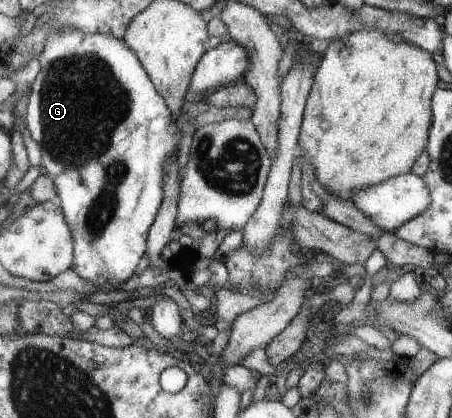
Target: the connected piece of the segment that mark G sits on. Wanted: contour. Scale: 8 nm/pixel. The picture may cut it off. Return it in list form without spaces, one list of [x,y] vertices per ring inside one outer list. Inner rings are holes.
[[[68,28],[62,30],[62,32],[56,32],[54,38],[46,44],[46,50],[40,55],[39,61],[42,68],[40,68],[40,73],[36,76],[34,83],[31,84],[32,92],[28,95],[29,102],[24,113],[25,128],[28,129],[31,138],[41,147],[41,166],[46,168],[48,178],[53,180],[57,202],[64,210],[70,229],[73,230],[76,240],[73,270],[88,284],[92,284],[96,290],[104,292],[118,291],[120,286],[136,272],[140,258],[146,252],[146,236],[149,236],[148,228],[151,228],[150,224],[154,222],[162,204],[165,202],[166,167],[169,166],[170,160],[178,158],[179,144],[182,138],[181,125],[172,120],[168,106],[163,101],[162,96],[158,95],[153,81],[150,80],[136,56],[137,54],[126,45],[124,39],[118,40],[114,36],[84,34],[80,30],[76,32],[76,30],[68,30]]]

